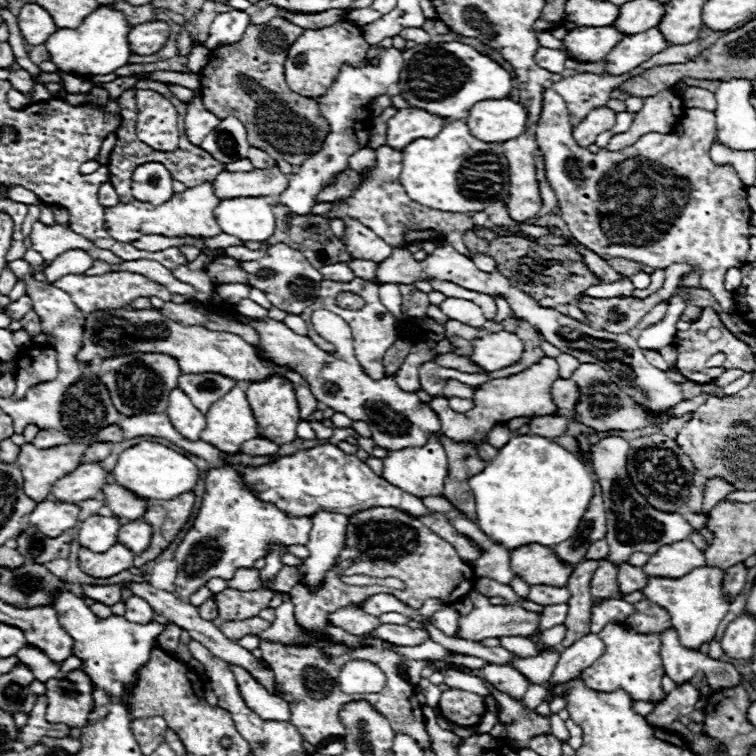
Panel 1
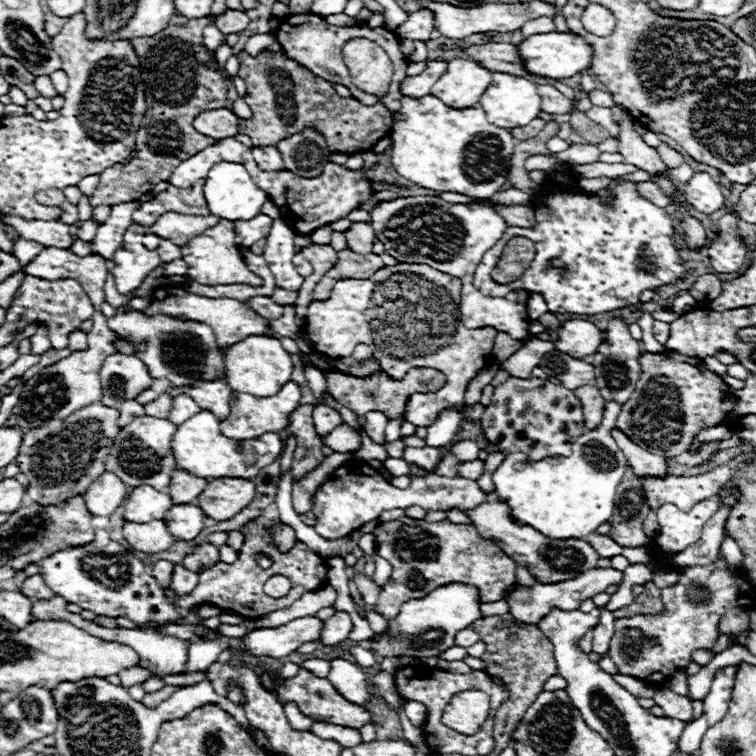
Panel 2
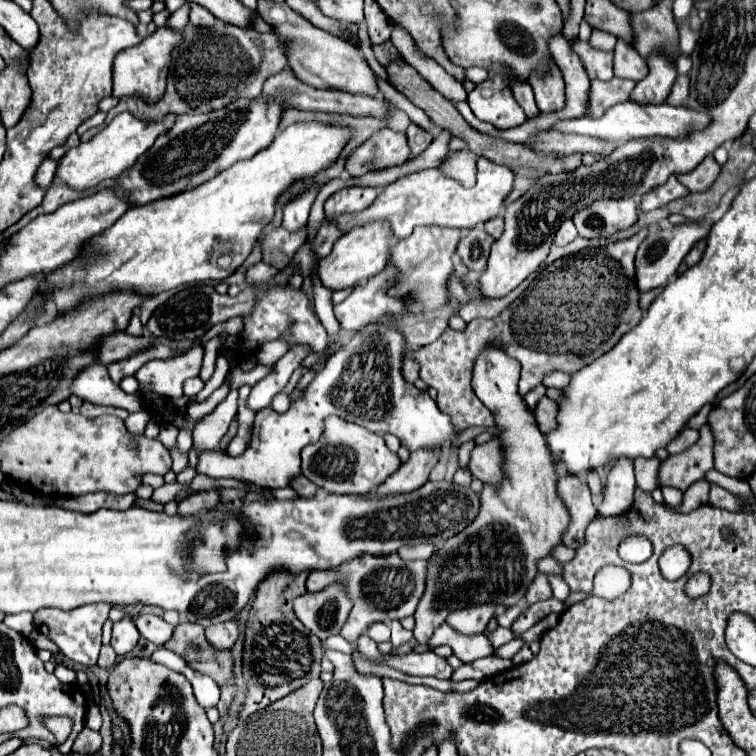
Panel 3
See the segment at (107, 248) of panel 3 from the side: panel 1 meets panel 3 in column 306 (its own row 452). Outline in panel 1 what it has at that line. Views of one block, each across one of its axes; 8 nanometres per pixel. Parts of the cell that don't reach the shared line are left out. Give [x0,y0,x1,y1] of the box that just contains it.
[112,442,198,500]

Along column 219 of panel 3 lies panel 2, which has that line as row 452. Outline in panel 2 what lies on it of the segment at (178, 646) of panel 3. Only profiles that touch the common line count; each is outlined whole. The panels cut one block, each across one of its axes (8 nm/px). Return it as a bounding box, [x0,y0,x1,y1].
[616,354,736,458]

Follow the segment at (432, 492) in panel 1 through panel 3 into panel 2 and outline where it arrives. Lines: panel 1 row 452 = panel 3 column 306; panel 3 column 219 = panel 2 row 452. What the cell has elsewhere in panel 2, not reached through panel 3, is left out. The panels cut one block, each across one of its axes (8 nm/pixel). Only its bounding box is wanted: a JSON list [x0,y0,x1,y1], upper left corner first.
[450,440,478,460]

